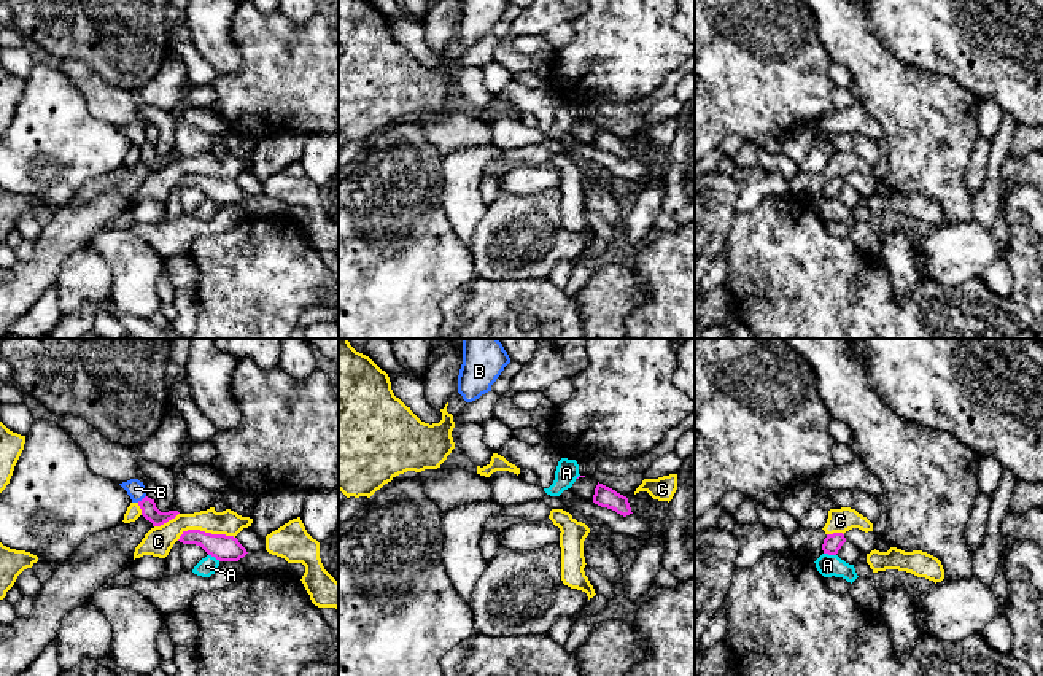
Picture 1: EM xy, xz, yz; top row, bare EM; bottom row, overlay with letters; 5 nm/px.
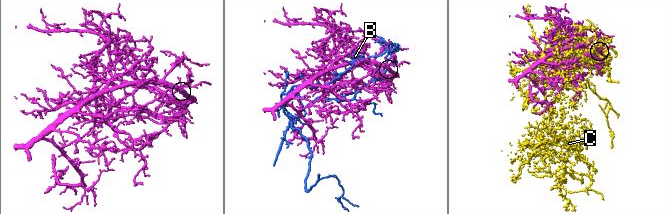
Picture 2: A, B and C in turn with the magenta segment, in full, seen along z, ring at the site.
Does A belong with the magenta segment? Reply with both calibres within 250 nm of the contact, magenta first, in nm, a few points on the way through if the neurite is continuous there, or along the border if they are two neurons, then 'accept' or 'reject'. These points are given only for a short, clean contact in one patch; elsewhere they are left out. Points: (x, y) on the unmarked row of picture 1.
90 nm thick on the magenta side, 110 nm on the other; border along yz (824, 196), (835, 199); reject

